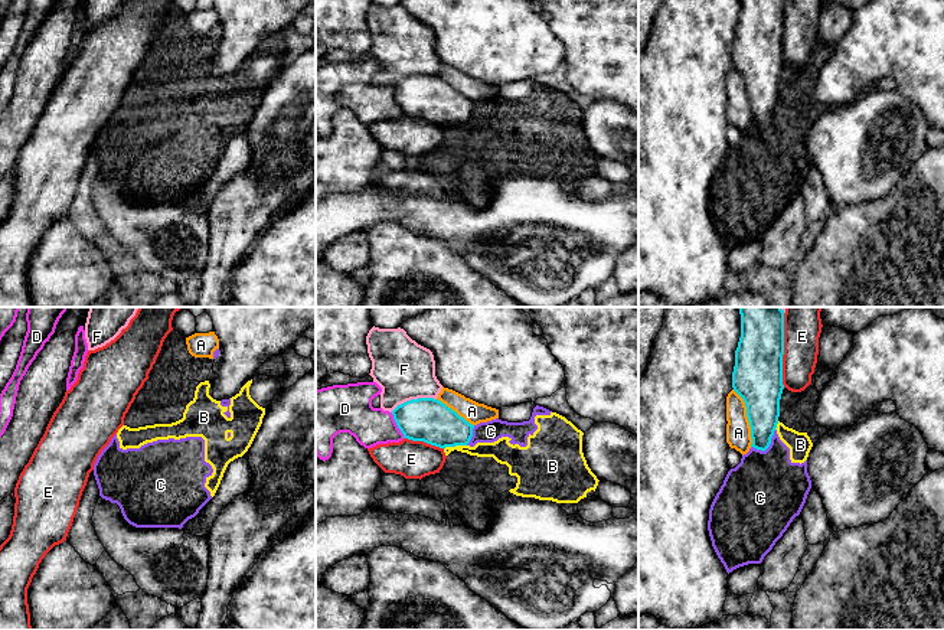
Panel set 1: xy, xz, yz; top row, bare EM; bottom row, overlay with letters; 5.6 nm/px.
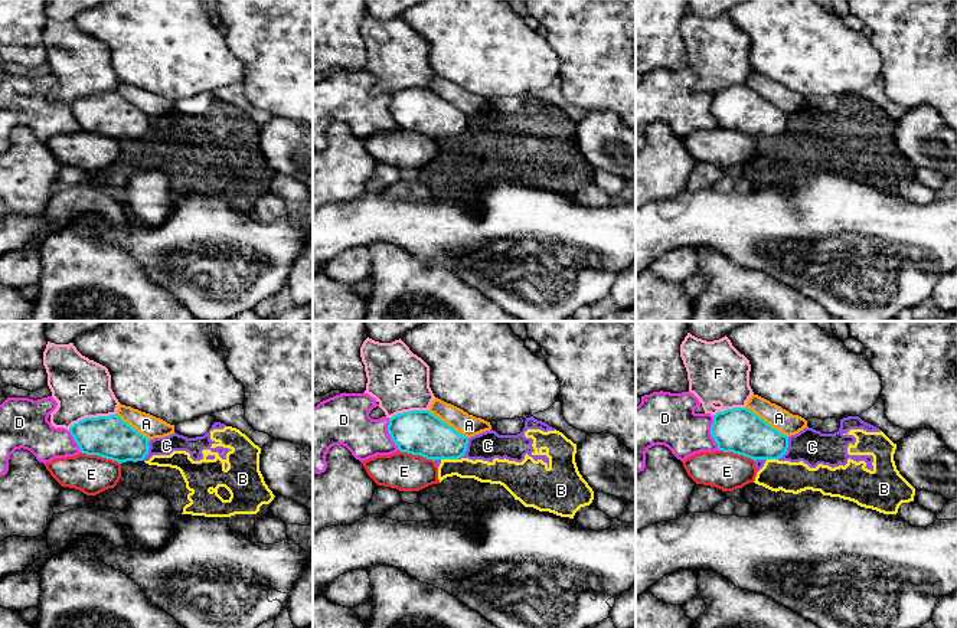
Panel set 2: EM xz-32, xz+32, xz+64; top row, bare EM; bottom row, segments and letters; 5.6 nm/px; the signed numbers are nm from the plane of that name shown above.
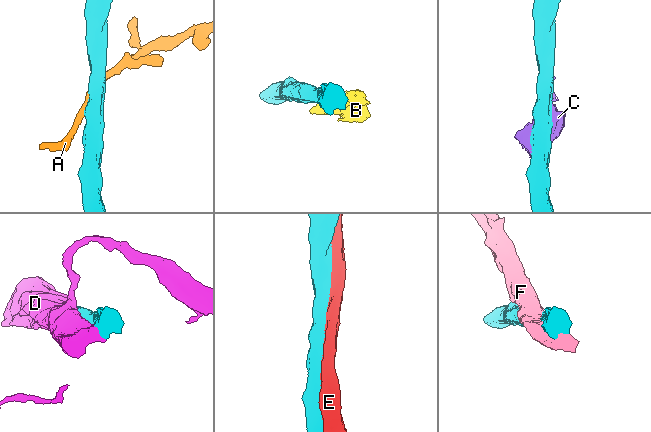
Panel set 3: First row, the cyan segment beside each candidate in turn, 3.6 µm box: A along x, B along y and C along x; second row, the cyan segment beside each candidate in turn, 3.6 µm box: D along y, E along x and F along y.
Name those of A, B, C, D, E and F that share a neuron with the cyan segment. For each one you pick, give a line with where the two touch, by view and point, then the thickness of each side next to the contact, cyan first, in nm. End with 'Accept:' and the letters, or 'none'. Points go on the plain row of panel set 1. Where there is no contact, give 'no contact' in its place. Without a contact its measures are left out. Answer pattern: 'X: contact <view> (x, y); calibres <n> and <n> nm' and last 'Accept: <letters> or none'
Accept: none

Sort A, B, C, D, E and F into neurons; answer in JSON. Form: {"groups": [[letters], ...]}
{"groups": [["A"], ["B", "C"], ["D"], ["E"], ["F"]]}

